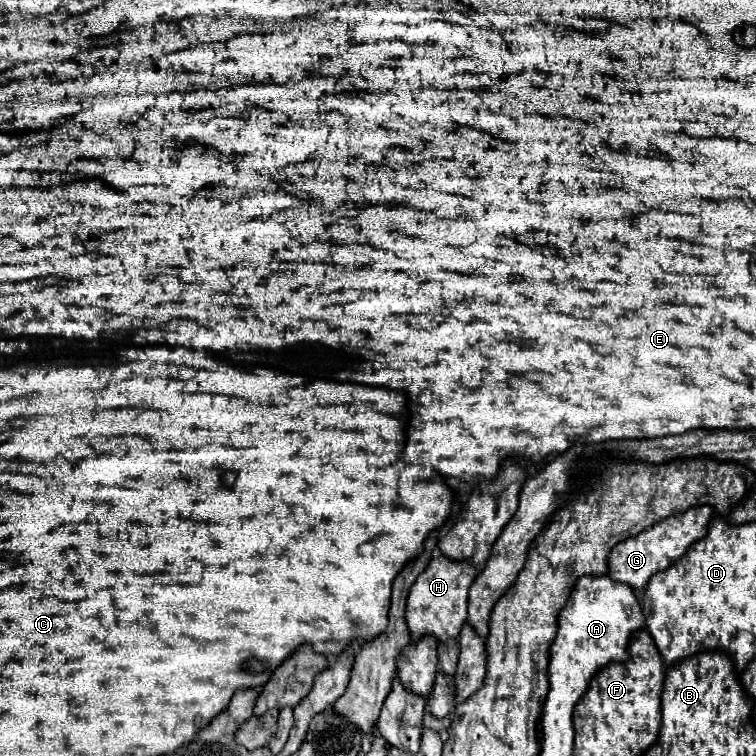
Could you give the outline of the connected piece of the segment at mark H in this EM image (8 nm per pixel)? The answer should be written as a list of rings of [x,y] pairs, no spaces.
[[[440,556],[430,560],[428,568],[416,578],[408,594],[406,606],[406,622],[410,628],[412,642],[424,636],[436,636],[440,642],[458,638],[462,624],[468,618],[468,590],[476,578],[478,570],[470,562],[456,562]]]

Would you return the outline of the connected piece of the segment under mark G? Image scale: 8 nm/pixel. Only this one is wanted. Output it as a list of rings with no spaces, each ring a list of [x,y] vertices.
[[[696,506],[686,512],[668,516],[666,520],[652,524],[638,536],[616,544],[608,558],[608,576],[616,582],[630,584],[632,588],[644,588],[656,572],[662,572],[672,564],[676,564],[676,560],[684,556],[684,552],[692,546],[692,542],[702,540],[706,536],[706,528],[712,516],[714,516],[714,510],[710,506]]]

